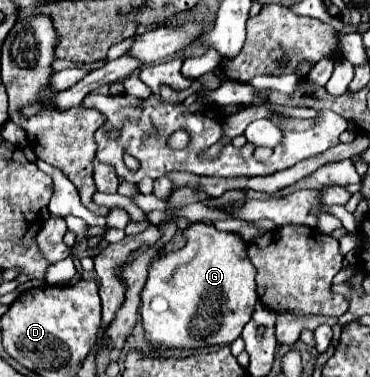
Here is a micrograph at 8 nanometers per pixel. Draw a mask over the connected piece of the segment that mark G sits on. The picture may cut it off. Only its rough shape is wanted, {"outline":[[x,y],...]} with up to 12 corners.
{"outline":[[193,222],[141,290],[145,340],[241,336],[255,266],[235,232]]}

